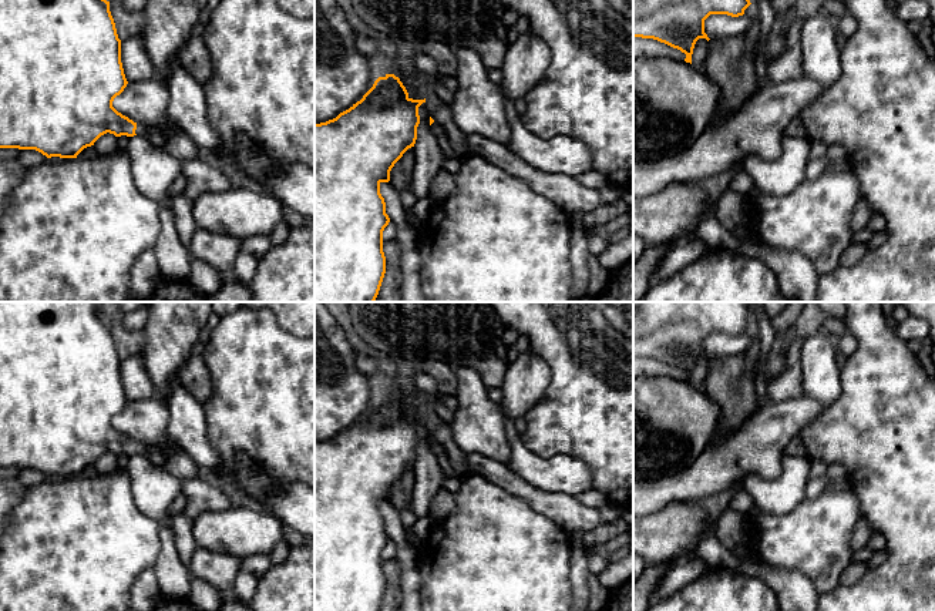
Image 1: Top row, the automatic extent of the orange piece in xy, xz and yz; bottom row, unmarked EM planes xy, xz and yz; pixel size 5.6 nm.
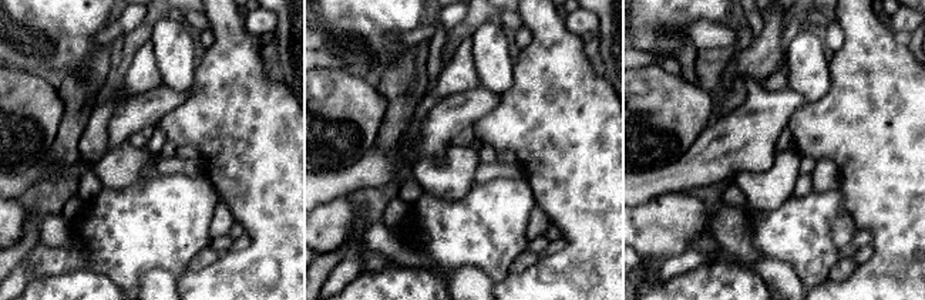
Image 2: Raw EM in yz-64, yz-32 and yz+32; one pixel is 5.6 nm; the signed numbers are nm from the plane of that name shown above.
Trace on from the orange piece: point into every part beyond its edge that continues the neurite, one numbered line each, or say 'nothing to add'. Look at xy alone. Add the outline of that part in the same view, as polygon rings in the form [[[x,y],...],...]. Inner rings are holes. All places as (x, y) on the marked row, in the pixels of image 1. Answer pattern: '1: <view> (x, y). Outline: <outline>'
1: xy (157, 137). Outline: [[[137,124],[135,134],[148,138],[149,141],[155,142],[157,145],[162,145],[165,142],[162,132],[152,131],[151,128],[141,125],[141,124]]]

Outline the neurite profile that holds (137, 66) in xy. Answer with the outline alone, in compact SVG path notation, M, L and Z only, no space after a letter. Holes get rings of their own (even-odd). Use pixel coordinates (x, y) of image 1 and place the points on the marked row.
M142 30L121 41L121 63L128 83L137 83L155 77L155 68L145 53L145 36Z

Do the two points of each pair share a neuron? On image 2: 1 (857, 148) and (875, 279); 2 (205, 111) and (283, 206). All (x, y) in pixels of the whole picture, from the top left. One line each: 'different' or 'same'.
1: same
2: same

